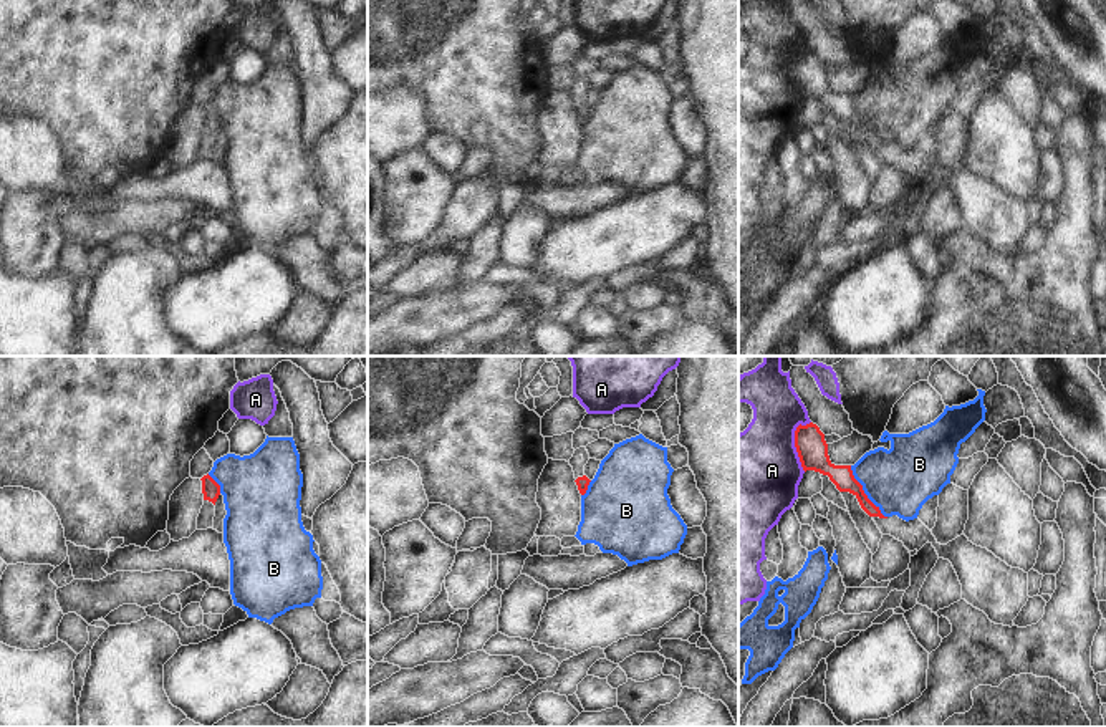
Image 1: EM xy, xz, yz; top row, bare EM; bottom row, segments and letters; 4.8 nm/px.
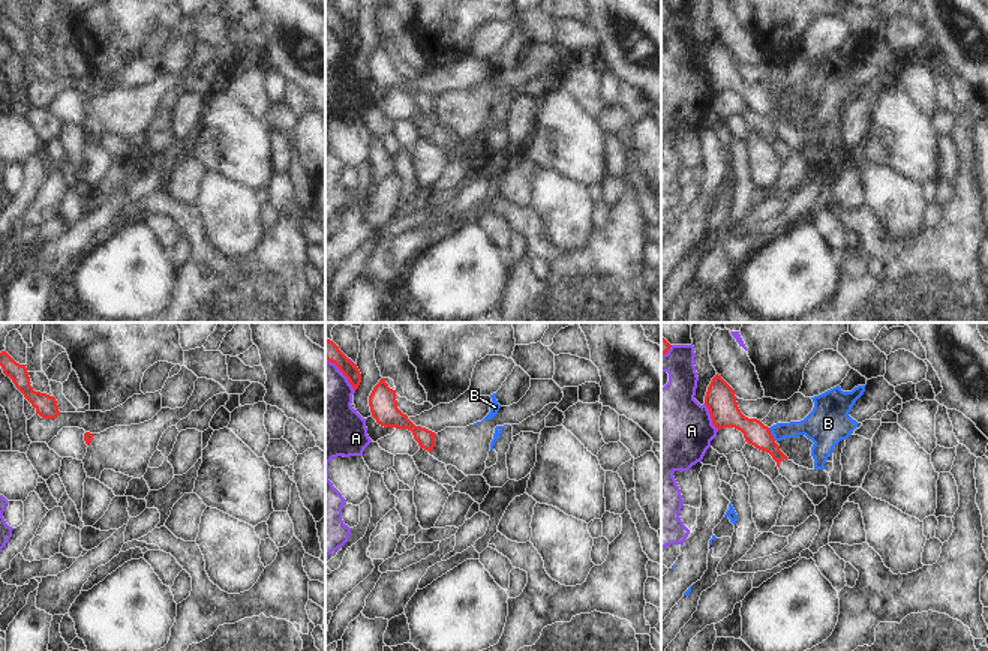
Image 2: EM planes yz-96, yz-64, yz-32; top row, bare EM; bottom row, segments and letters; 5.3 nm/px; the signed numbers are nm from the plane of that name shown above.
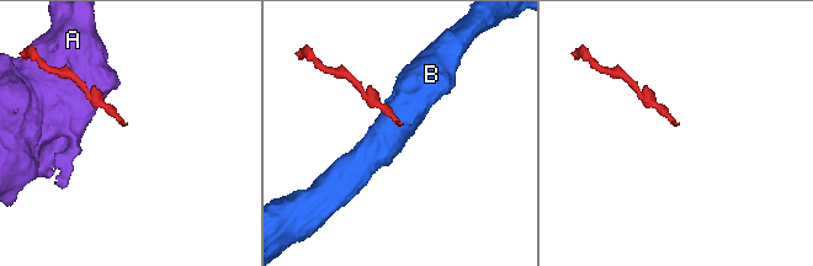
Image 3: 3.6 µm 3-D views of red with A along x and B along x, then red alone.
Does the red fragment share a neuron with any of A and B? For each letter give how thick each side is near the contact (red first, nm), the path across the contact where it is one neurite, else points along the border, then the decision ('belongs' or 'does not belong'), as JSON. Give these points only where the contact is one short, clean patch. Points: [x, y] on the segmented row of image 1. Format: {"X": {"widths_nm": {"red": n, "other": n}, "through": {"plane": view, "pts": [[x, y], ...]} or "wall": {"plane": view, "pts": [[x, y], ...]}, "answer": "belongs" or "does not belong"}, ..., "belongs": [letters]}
{"A": {"widths_nm": {"red": 150, "other": 440}, "answer": "does not belong"}, "B": {"widths_nm": {"red": 110, "other": 320}, "wall": {"plane": "yz", "pts": [[850, 466], [866, 497], [886, 517]]}, "answer": "does not belong"}, "belongs": []}

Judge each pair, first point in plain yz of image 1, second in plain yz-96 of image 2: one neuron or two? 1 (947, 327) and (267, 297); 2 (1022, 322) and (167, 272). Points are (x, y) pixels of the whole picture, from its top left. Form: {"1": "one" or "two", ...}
{"1": "one", "2": "two"}

